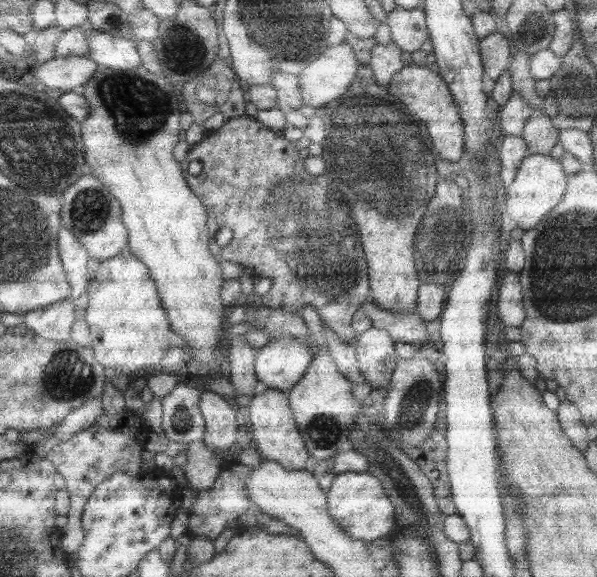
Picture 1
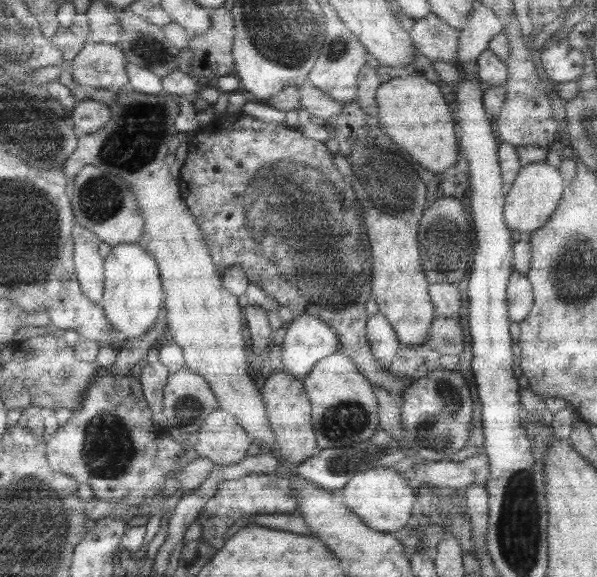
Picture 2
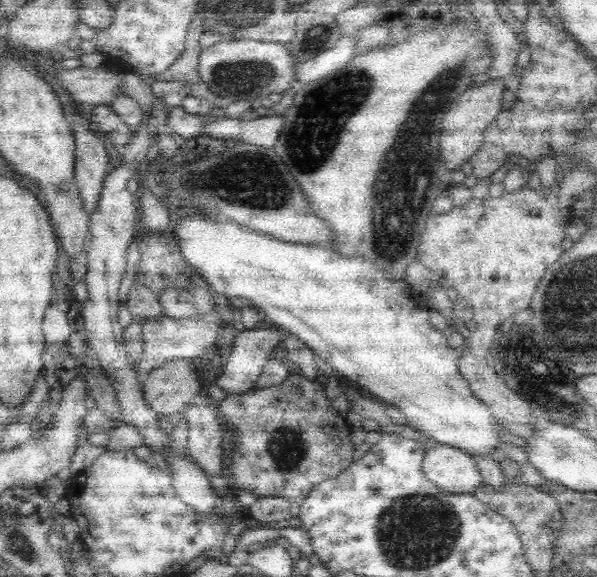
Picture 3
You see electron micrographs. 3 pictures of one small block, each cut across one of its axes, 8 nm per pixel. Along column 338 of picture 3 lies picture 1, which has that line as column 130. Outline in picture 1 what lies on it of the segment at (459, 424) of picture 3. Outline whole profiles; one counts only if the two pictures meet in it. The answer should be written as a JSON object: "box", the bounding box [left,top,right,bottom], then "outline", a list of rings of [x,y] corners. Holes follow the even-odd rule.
{"box":[85,248,187,378],"outline":[[[127,248],[99,264],[95,278],[87,286],[87,298],[85,322],[89,326],[93,358],[97,364],[105,370],[113,368],[135,378],[155,372],[187,374],[187,340],[177,336],[167,324],[143,262],[135,260]]]}

